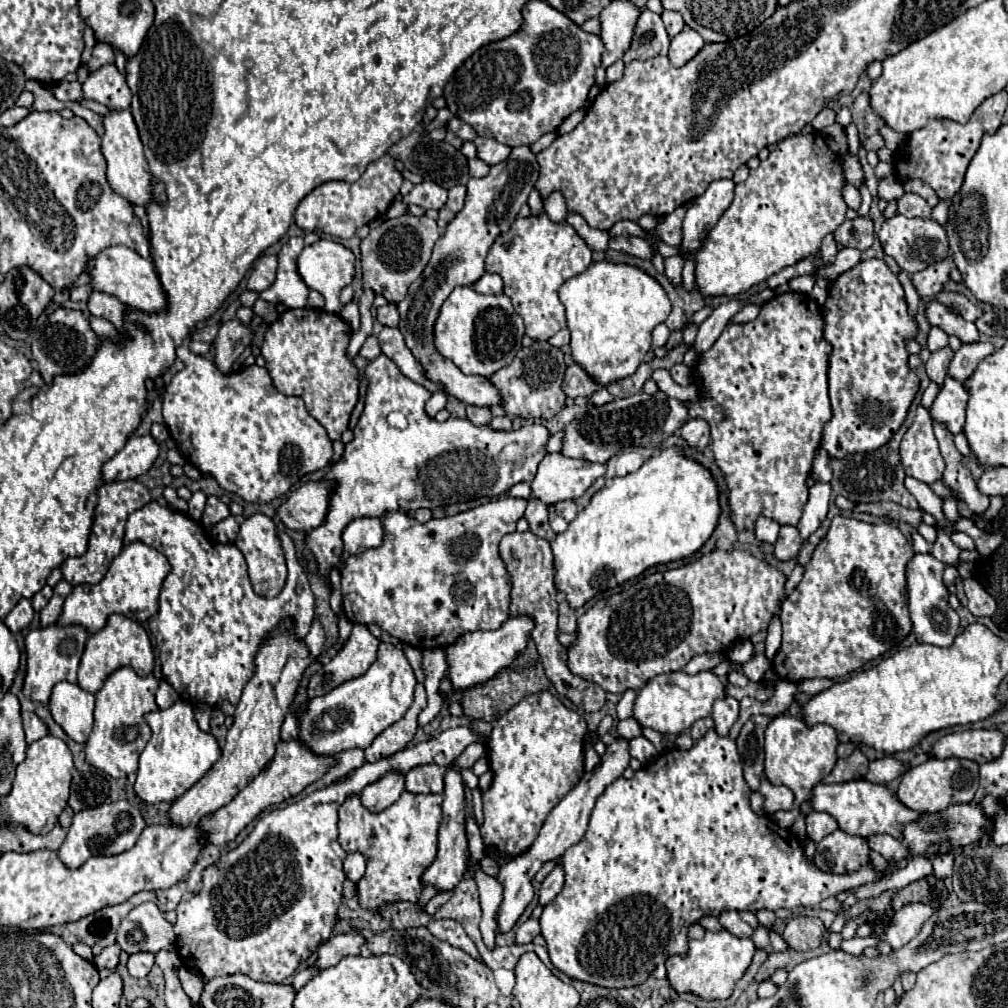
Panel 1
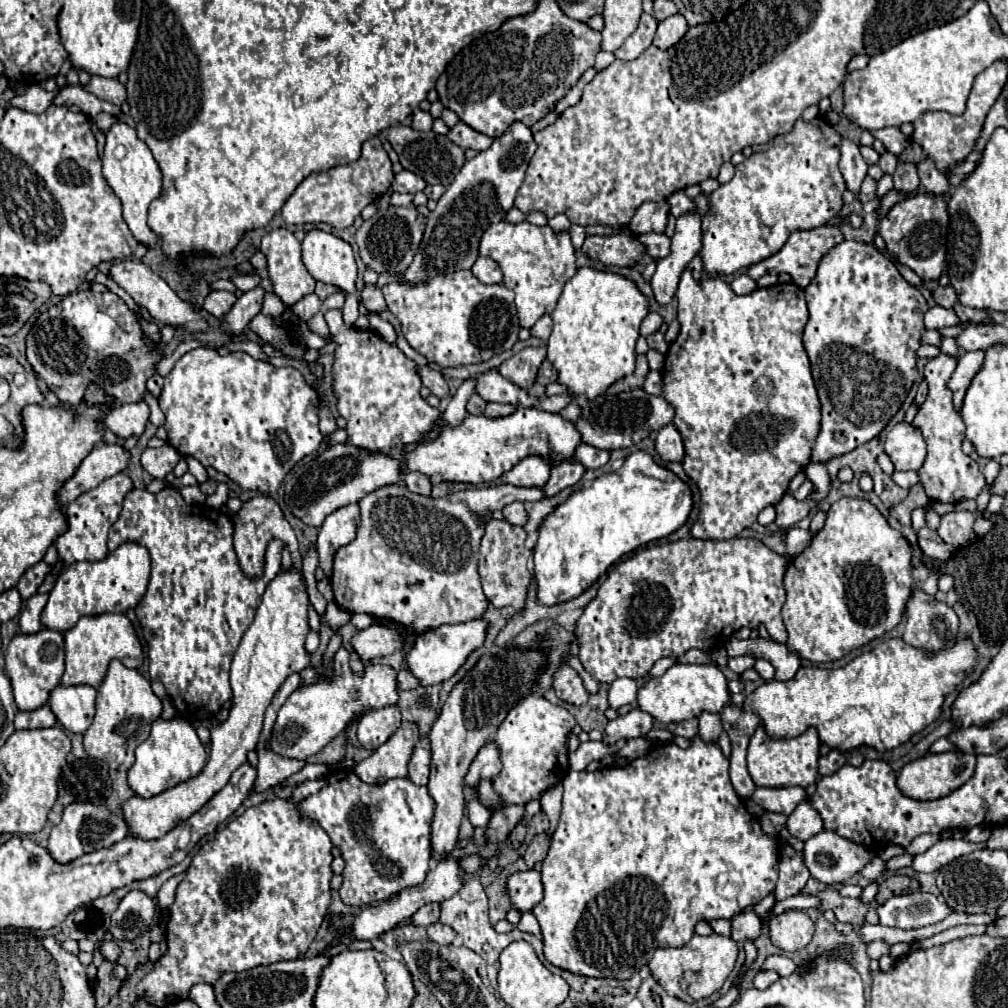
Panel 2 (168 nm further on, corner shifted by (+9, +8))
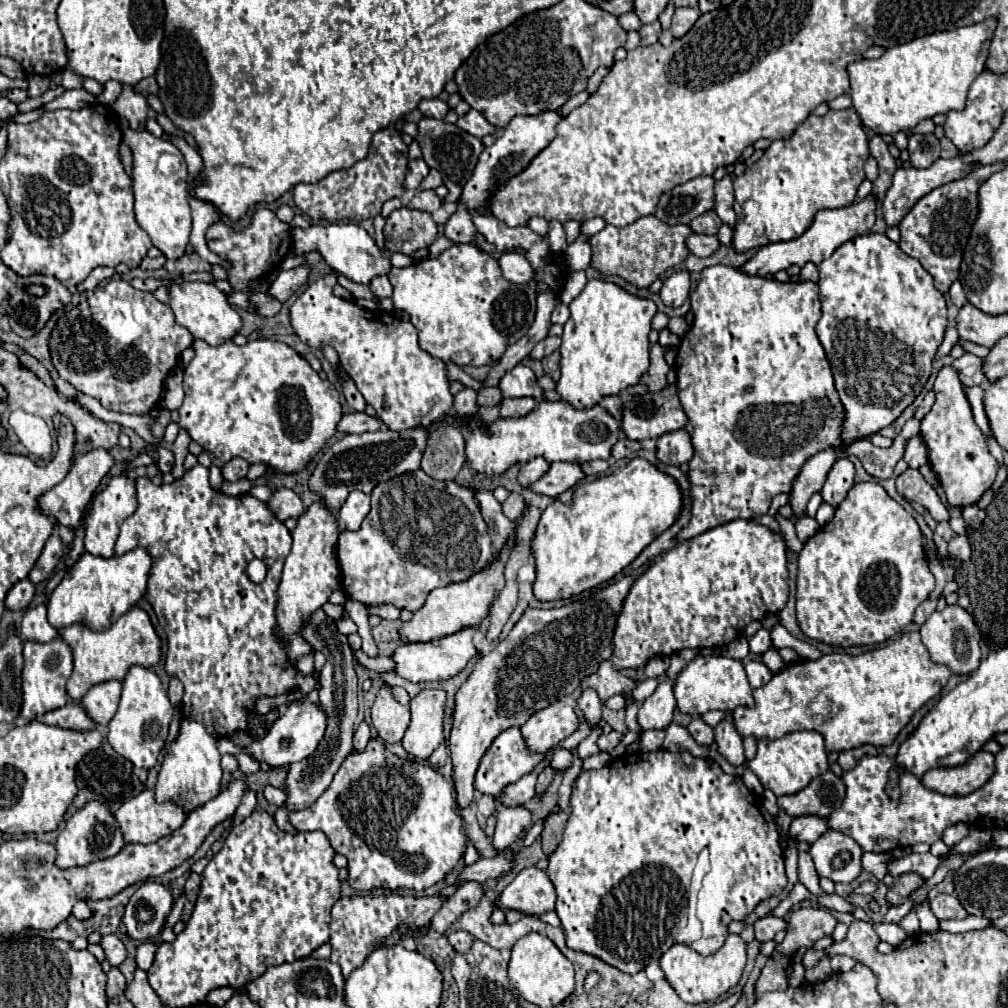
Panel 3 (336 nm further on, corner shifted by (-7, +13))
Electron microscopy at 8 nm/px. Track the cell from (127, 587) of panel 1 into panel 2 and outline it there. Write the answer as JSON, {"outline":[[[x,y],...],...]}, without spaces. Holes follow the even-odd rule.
{"outline":[[[126,542],[110,552],[100,562],[74,562],[66,566],[54,588],[48,594],[48,602],[42,610],[40,622],[48,630],[70,630],[82,616],[96,616],[106,612],[126,612],[134,608],[146,592],[150,578],[150,554],[144,546]]]}

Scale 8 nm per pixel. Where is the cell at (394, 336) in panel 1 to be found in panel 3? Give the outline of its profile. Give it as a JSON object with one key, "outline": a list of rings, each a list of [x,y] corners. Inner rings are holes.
{"outline":[[[464,387],[456,397],[454,397],[454,411],[456,415],[474,415],[476,413],[476,391],[470,387]]]}

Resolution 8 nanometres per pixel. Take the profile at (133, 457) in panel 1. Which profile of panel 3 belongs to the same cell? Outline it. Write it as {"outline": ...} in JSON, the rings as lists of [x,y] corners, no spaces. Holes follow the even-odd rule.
{"outline":[[[94,449],[94,451],[88,451],[84,455],[78,455],[76,461],[74,461],[74,465],[72,465],[72,469],[70,469],[70,473],[54,489],[50,489],[48,493],[44,493],[40,497],[42,511],[48,513],[48,515],[52,515],[52,517],[56,517],[58,525],[66,525],[66,527],[76,529],[78,521],[82,517],[82,511],[88,505],[92,493],[96,491],[96,487],[100,485],[100,481],[106,477],[106,473],[114,467],[114,463],[116,463],[114,457],[106,449]]]}

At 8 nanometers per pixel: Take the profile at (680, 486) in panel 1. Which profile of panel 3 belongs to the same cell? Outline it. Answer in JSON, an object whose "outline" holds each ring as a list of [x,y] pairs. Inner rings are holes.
{"outline":[[[644,457],[632,459],[624,469],[618,469],[596,481],[588,481],[574,489],[570,503],[554,501],[540,517],[532,551],[536,555],[536,581],[534,595],[540,601],[558,601],[580,595],[604,581],[610,581],[624,567],[628,567],[646,545],[650,545],[660,533],[664,533],[682,513],[682,491],[674,477],[666,475]]]}

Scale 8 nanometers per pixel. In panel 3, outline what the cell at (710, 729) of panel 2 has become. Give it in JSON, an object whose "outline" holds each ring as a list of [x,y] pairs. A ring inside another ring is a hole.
{"outline":[[[720,721],[714,727],[714,739],[718,745],[720,755],[730,763],[730,765],[742,765],[744,759],[744,747],[742,747],[742,737],[732,725],[732,721]]]}

